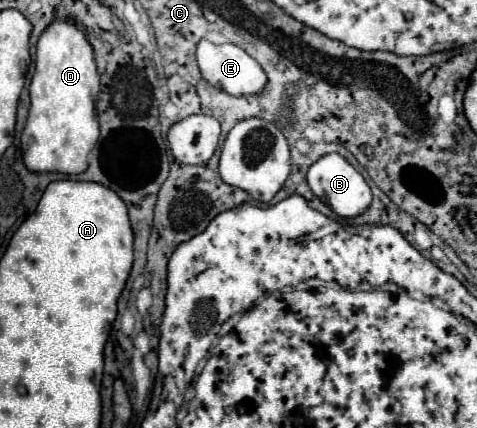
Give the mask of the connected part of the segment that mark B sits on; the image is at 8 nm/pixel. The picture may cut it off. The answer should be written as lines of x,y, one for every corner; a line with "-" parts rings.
327,153
327,155
319,157
307,171
307,183
309,183
311,191
321,201
325,201
339,217
355,217
355,215
359,215
363,209
367,209
371,205
371,189
369,189
367,181
339,153

